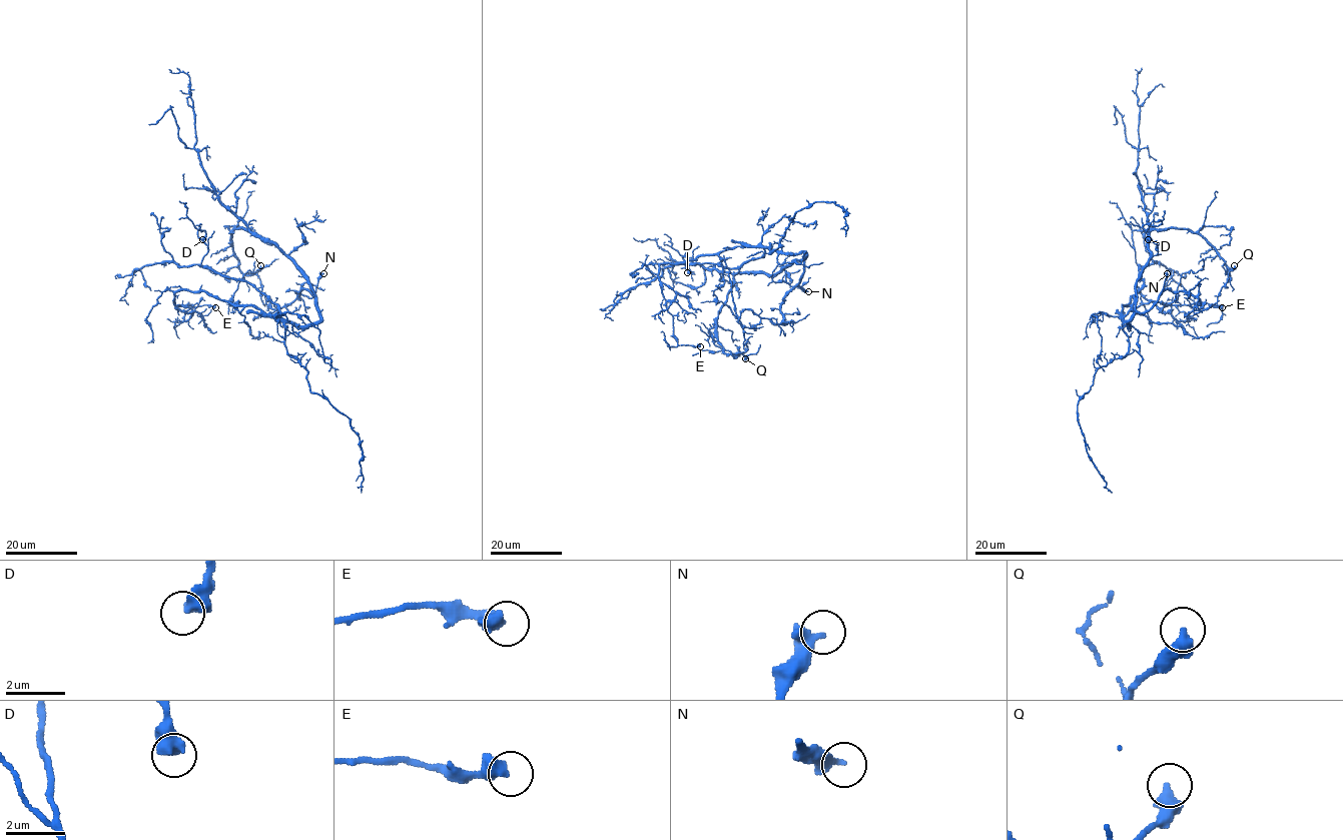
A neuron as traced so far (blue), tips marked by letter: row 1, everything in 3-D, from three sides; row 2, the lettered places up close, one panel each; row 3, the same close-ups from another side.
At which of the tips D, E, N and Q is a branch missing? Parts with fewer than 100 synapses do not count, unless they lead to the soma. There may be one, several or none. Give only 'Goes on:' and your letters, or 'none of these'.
Goes on: none of these

